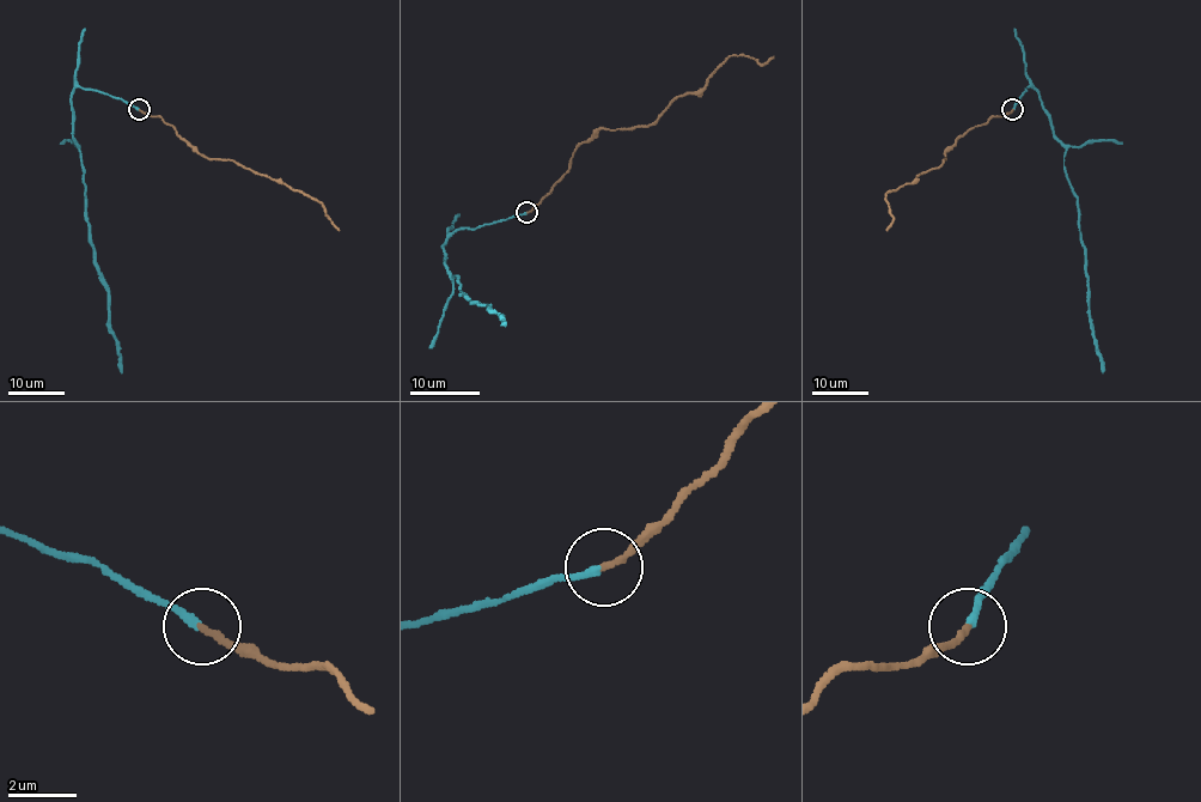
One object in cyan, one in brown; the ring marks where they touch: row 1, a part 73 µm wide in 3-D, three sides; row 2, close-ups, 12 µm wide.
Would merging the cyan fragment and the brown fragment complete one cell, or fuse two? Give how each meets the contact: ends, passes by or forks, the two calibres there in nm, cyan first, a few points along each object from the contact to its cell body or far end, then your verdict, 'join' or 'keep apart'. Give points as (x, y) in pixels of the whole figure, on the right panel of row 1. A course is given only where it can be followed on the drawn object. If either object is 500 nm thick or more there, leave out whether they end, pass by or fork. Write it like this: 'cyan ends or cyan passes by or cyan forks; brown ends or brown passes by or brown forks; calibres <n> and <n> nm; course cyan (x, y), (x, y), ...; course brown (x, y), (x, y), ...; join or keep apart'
cyan ends; brown ends; calibres 240 and 200 nm; course cyan (1012, 109), (1032, 86), (1049, 115), (1053, 137), (1066, 149), (1064, 166), (1077, 200), (1090, 328), (1103, 374); course brown (1012, 109), (970, 127), (945, 153), (946, 158), (938, 166), (891, 189), (885, 195), (892, 224), (886, 231); join

